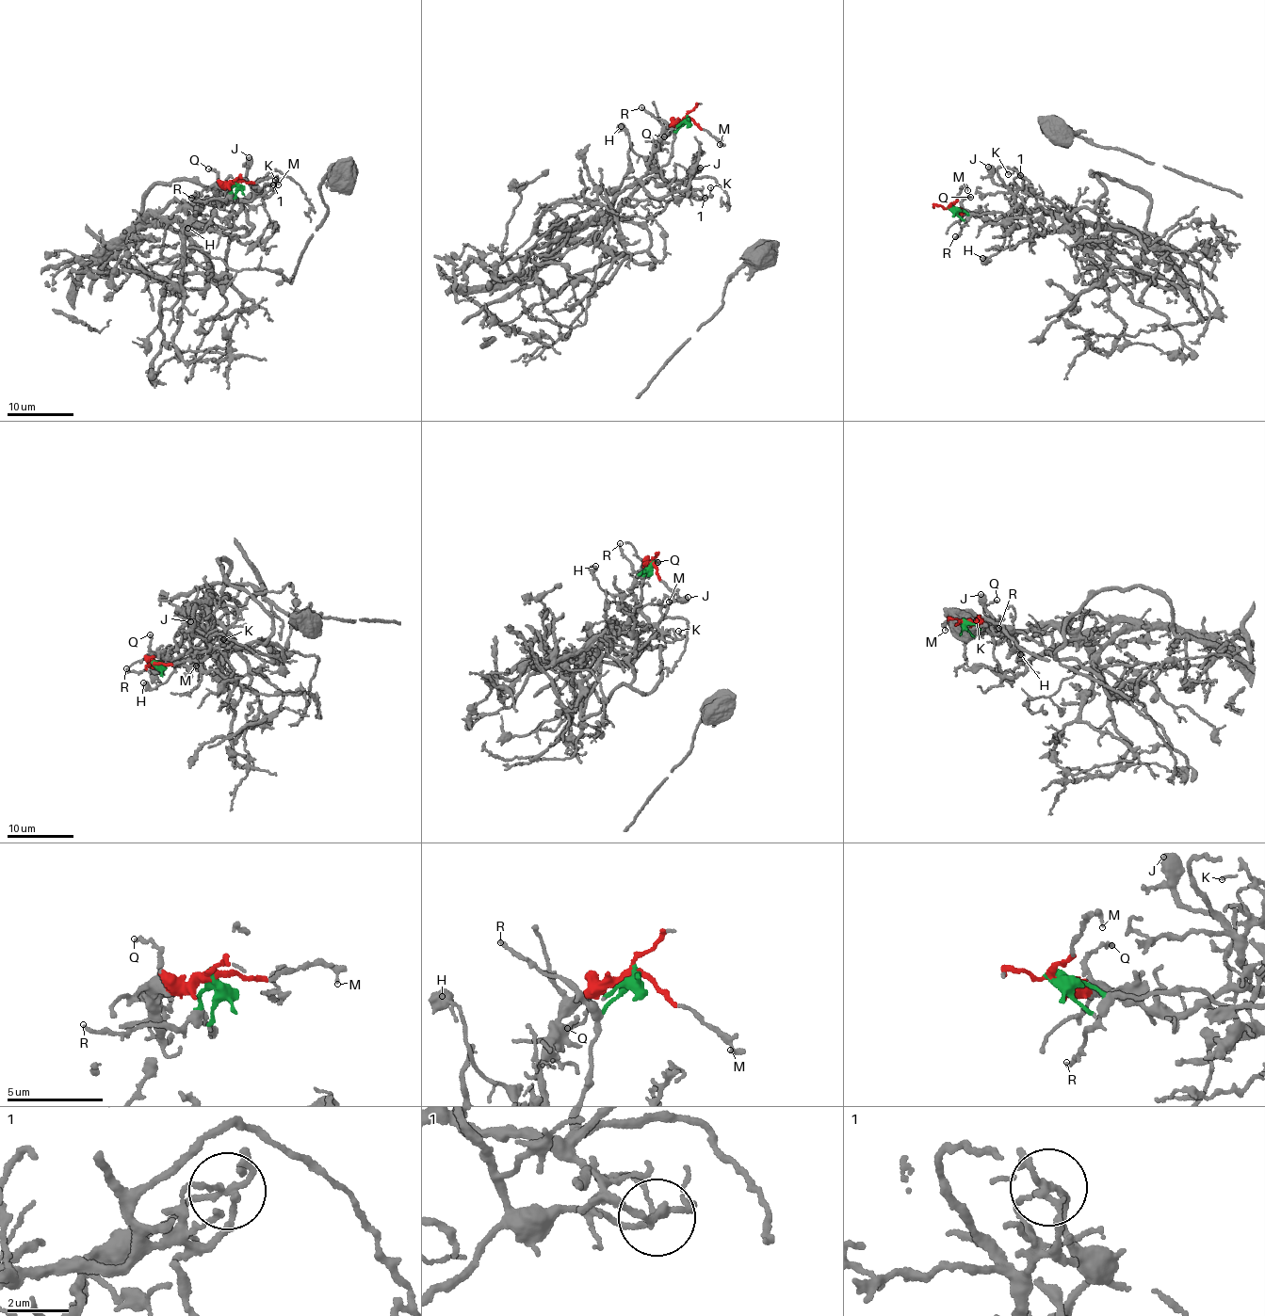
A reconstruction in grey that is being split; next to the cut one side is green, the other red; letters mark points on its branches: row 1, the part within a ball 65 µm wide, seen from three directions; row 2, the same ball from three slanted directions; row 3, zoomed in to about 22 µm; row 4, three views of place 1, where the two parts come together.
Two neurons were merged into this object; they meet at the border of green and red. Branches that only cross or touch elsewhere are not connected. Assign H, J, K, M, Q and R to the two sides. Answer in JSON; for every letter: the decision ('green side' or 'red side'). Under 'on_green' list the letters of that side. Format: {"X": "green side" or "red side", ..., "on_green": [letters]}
{"H": "green side", "J": "red side", "K": "green side", "M": "red side", "Q": "red side", "R": "green side", "on_green": ["H", "K", "R"]}

